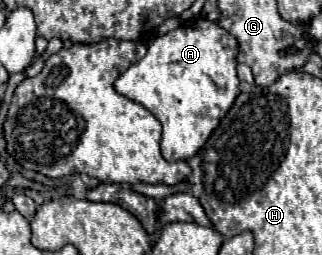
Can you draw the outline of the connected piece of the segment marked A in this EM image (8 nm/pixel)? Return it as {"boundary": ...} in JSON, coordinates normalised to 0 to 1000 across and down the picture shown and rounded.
{"boundary":[[[618,71],[618,118],[599,102],[556,102],[519,125],[512,141],[481,149],[457,188],[450,227],[407,251],[357,314],[351,345],[376,376],[450,416],[500,478],[506,525],[494,573],[519,635],[587,627],[593,612],[606,612],[624,588],[624,573],[643,557],[655,518],[674,502],[680,471],[705,447],[705,431],[730,400],[742,369],[742,306],[730,282],[736,196],[742,196],[736,157],[699,110],[680,110],[668,86],[649,86],[637,71]]]}

